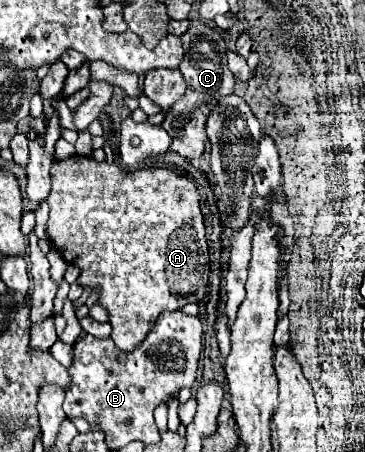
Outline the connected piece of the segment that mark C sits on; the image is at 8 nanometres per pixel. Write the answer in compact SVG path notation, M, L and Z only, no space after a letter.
M194 16L190 20L190 24L192 24L192 28L182 36L182 42L186 44L186 56L184 56L182 64L178 66L178 70L182 72L182 76L186 80L186 92L180 100L176 100L166 110L162 128L172 138L170 150L188 158L190 162L194 162L194 160L202 160L204 150L206 150L206 142L208 142L208 136L204 130L206 118L218 106L222 96L228 96L234 92L236 80L226 64L226 44L220 36L220 32L208 28L206 22L200 20L198 16Z

